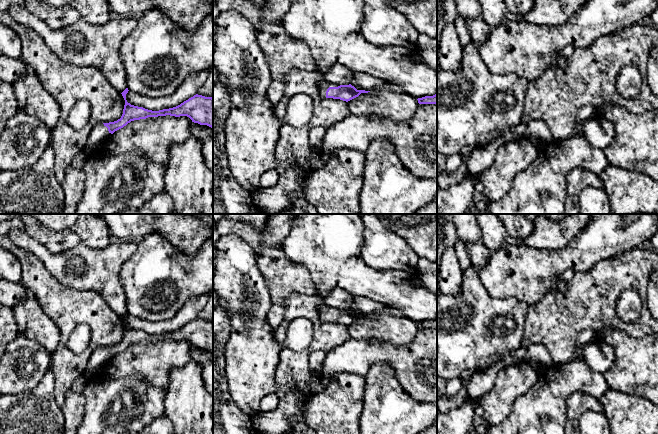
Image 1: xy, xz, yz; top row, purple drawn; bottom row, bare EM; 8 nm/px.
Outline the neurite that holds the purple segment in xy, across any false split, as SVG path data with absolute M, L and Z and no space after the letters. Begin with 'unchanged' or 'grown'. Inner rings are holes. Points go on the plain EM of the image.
grown; M126 312L121 318L125 324L123 338L120 343L114 346L102 347L98 346L91 354L85 374L90 376L100 370L105 370L111 359L126 350L128 347L134 344L146 343L148 341L158 340L187 340L192 346L200 349L207 349L213 353L213 322L205 321L202 319L194 319L188 324L184 325L180 329L163 333L159 335L152 335L143 331L131 329L126 324L126 318L128 317Z

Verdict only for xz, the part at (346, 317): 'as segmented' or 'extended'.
extended

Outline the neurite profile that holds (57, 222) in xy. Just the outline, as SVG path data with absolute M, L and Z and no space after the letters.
M27 214L42 222L46 227L61 231L73 228L78 220L79 214Z

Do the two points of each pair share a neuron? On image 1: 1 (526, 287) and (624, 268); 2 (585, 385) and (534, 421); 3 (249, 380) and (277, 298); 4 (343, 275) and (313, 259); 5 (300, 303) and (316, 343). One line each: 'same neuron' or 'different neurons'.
1: different neurons
2: same neuron
3: different neurons
4: same neuron
5: same neuron

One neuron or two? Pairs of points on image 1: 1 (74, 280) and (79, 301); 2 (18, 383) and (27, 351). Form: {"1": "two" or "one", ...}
{"1": "two", "2": "one"}

